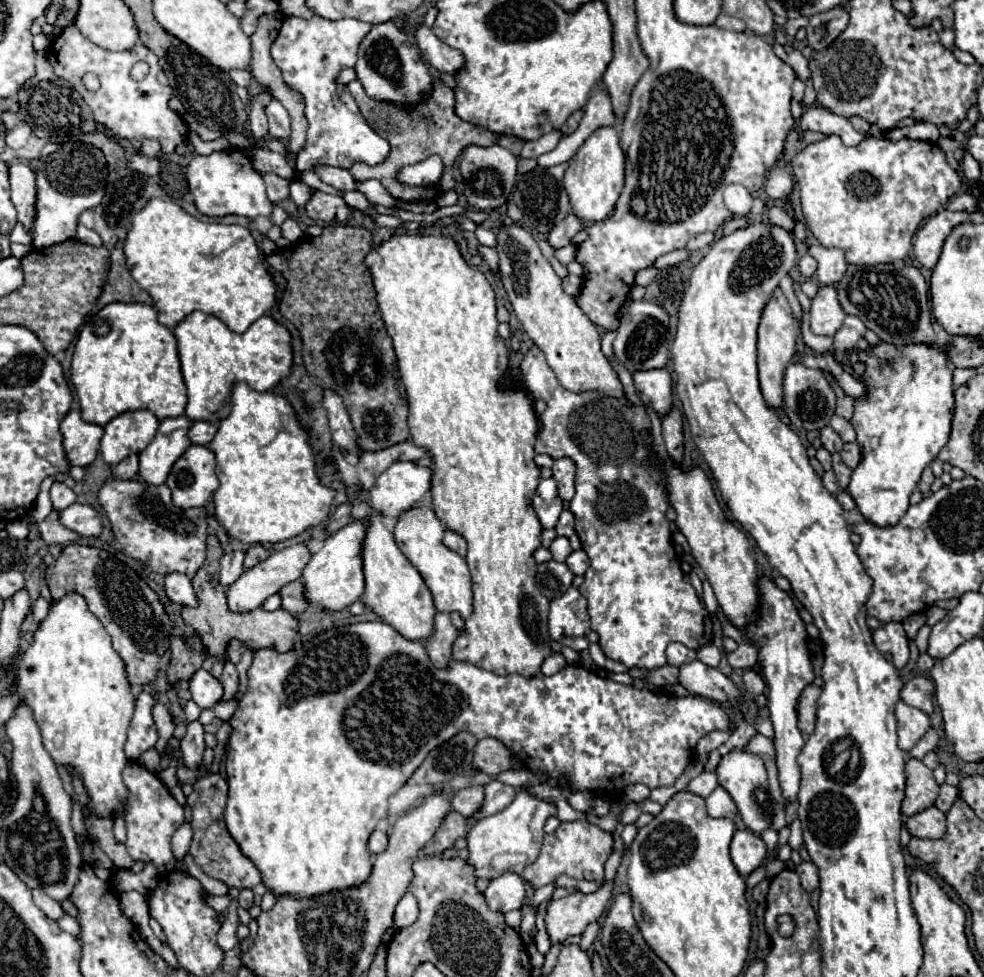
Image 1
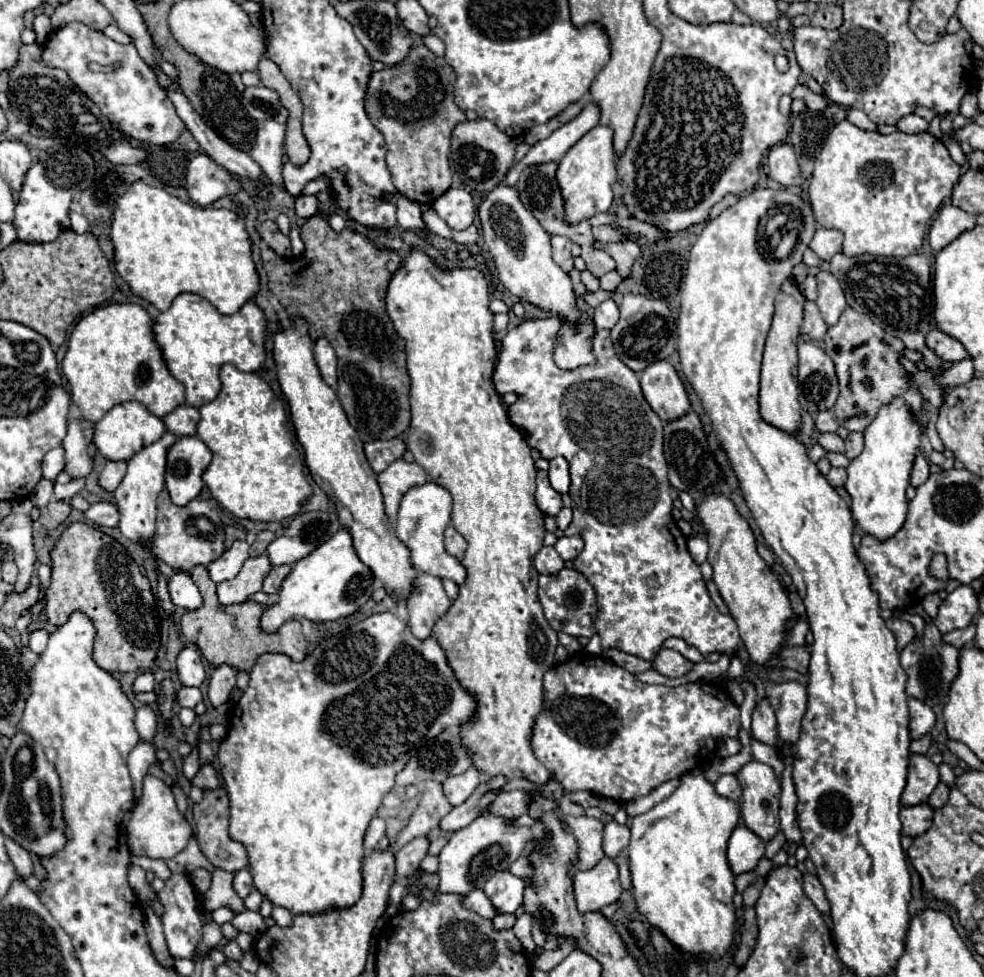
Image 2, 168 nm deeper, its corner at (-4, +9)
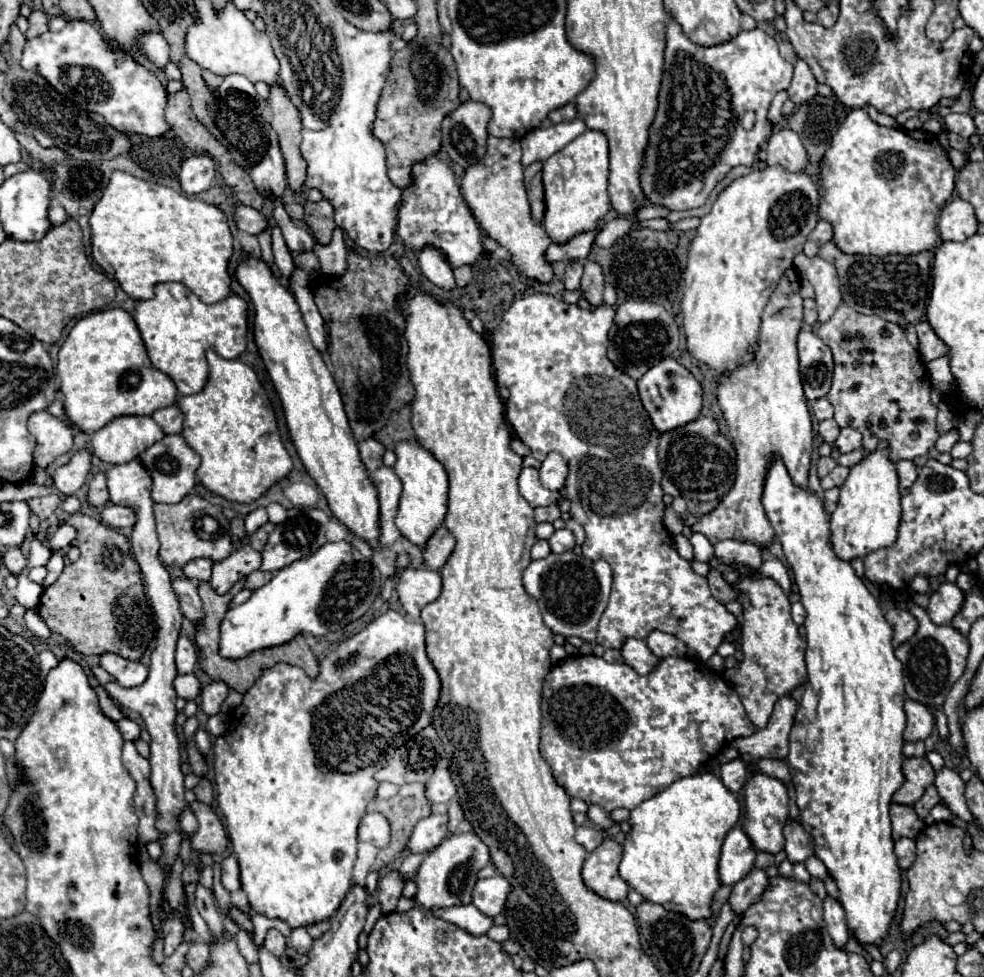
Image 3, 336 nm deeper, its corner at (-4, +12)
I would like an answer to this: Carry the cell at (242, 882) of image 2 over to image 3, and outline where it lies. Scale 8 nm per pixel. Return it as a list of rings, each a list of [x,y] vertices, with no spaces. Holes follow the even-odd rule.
[[[228,856],[224,858],[222,862],[222,884],[226,890],[234,892],[234,890],[240,890],[240,872],[238,872],[238,862],[236,862],[236,856]]]

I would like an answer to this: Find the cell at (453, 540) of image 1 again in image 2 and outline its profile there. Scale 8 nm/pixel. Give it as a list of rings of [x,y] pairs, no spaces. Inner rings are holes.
[[[448,525],[446,527],[446,551],[450,553],[450,555],[454,555],[454,557],[462,557],[464,555],[464,551],[466,551],[466,539],[452,527],[452,525]]]

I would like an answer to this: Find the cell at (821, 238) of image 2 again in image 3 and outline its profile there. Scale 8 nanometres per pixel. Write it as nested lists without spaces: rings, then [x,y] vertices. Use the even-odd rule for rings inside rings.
[[[820,220],[816,224],[816,228],[810,232],[808,236],[812,242],[818,242],[818,244],[826,244],[828,240],[832,240],[832,226],[826,222],[826,220]]]

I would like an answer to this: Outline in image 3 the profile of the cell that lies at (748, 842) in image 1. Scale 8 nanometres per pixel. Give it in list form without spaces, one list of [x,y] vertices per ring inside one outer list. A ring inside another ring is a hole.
[[[734,826],[724,844],[722,844],[722,854],[718,862],[718,878],[722,884],[736,884],[742,880],[754,866],[756,850],[752,848],[752,842],[744,834],[740,826]]]

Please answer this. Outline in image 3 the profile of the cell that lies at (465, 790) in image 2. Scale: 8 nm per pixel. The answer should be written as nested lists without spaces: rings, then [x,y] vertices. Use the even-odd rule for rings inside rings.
[[[438,768],[430,782],[426,784],[426,790],[424,790],[424,796],[430,800],[430,804],[438,804],[438,802],[448,802],[450,798],[454,798],[456,794],[456,788],[452,784],[452,776],[448,770],[444,768]]]

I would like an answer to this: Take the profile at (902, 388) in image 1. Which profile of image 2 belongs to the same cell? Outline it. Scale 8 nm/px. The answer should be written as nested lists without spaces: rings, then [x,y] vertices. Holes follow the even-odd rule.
[[[896,397],[880,407],[874,421],[864,429],[864,451],[848,465],[848,481],[844,487],[852,497],[852,517],[864,533],[876,539],[892,537],[906,521],[906,489],[910,485],[916,453],[920,451],[920,441],[926,433],[918,415],[920,411],[908,407],[904,397]]]

